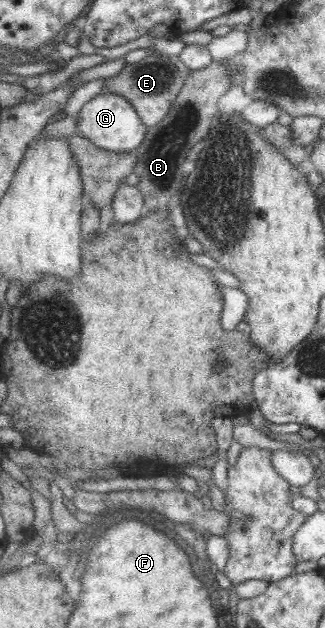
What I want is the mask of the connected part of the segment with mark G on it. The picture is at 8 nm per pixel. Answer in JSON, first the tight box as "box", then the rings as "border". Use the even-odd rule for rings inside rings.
{"box":[75,92,147,152],"border":[[[100,92],[81,106],[75,118],[75,128],[79,130],[81,137],[87,138],[98,148],[108,152],[129,152],[140,144],[147,126],[142,124],[136,111],[124,97],[111,92]]]}

